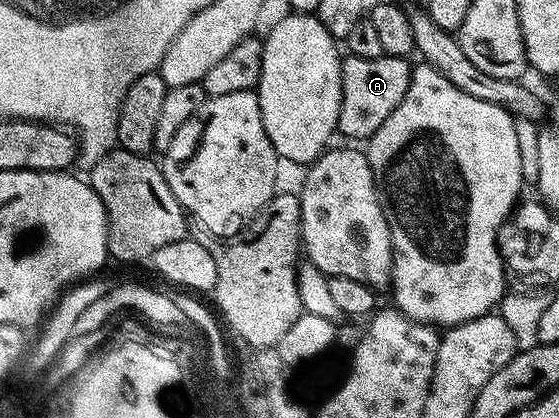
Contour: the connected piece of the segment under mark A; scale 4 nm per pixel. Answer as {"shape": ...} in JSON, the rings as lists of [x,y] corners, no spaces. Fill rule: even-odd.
{"shape":[[[345,55],[340,66],[340,85],[342,98],[336,123],[339,135],[349,136],[349,141],[364,142],[373,136],[394,114],[398,102],[406,94],[412,81],[413,65],[402,56],[383,56],[382,58],[358,58]],[[360,140],[360,141],[356,141]]]}

